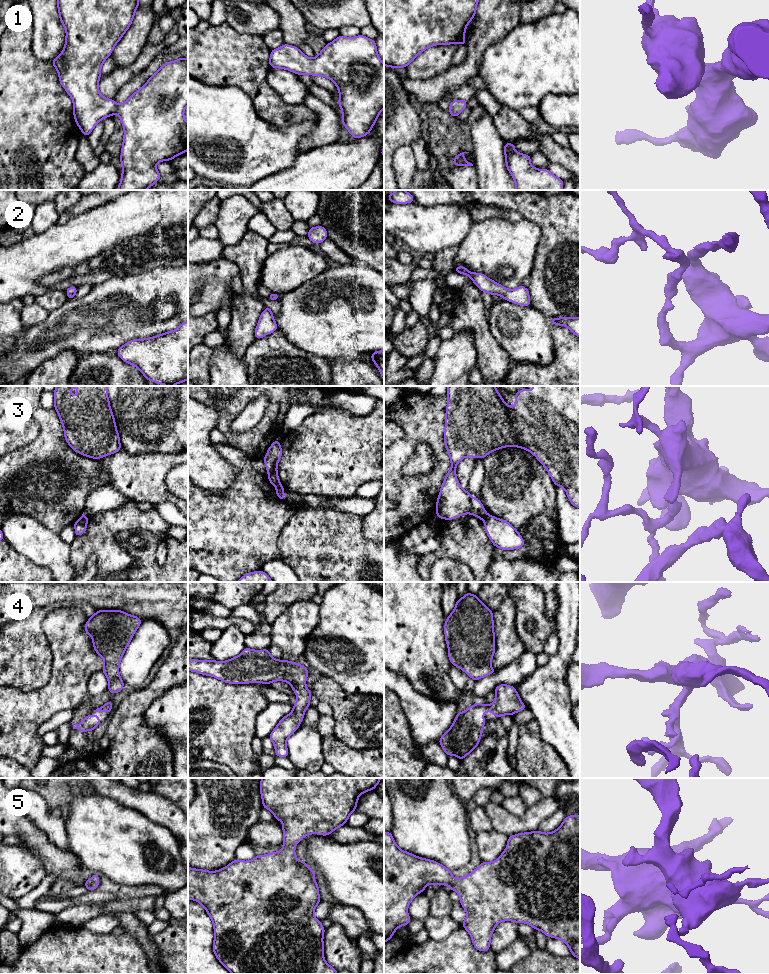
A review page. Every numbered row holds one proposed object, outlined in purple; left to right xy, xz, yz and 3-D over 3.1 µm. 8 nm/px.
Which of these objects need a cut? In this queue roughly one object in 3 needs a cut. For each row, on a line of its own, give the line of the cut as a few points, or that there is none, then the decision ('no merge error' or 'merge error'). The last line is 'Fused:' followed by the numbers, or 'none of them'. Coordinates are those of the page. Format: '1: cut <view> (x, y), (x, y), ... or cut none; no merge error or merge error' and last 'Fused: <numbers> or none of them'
1: cut none; no merge error
2: cut none; no merge error
3: cut xz (281, 485), (276, 488); merge error
4: cut none; no merge error
5: cut none; no merge error
Fused: 3

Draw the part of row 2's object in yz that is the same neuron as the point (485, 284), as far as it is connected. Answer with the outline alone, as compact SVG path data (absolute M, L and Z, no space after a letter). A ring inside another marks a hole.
M465 266L454 268L457 273L464 274L473 280L473 283L482 291L491 295L499 295L514 304L521 306L531 306L529 290L520 285L516 289L507 289L501 284L489 279L483 273L469 272Z

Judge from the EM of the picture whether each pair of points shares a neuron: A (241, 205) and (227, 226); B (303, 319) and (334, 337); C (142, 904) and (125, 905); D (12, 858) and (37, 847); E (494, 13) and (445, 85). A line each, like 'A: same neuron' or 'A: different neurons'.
A: same neuron
B: same neuron
C: same neuron
D: different neurons
E: same neuron

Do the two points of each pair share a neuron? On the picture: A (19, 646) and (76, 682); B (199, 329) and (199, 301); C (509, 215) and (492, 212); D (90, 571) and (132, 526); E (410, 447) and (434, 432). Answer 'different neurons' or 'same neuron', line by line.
A: different neurons
B: different neurons
C: same neuron
D: different neurons
E: same neuron

